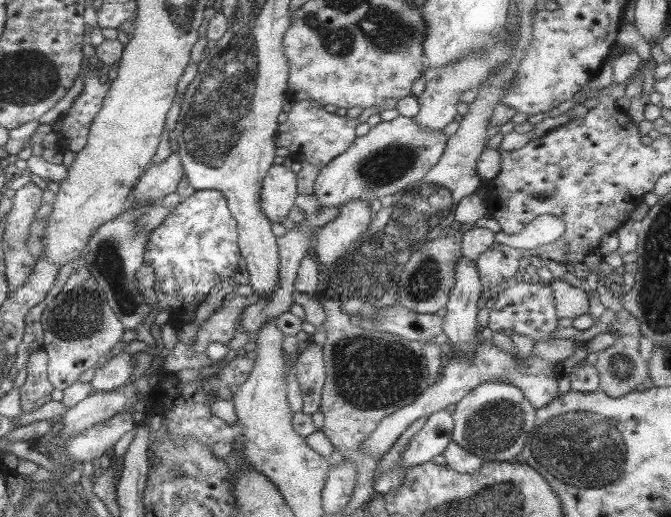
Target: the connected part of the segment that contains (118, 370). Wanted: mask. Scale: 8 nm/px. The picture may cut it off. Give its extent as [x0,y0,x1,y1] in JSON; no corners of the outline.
[89,352,132,392]

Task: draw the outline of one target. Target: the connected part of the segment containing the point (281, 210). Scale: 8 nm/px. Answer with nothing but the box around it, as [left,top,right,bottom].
[262,165,298,223]

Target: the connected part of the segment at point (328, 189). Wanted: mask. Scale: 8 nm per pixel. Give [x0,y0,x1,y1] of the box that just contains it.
[314,116,449,206]

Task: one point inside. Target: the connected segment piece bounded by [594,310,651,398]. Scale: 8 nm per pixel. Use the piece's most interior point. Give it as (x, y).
(621, 368)

